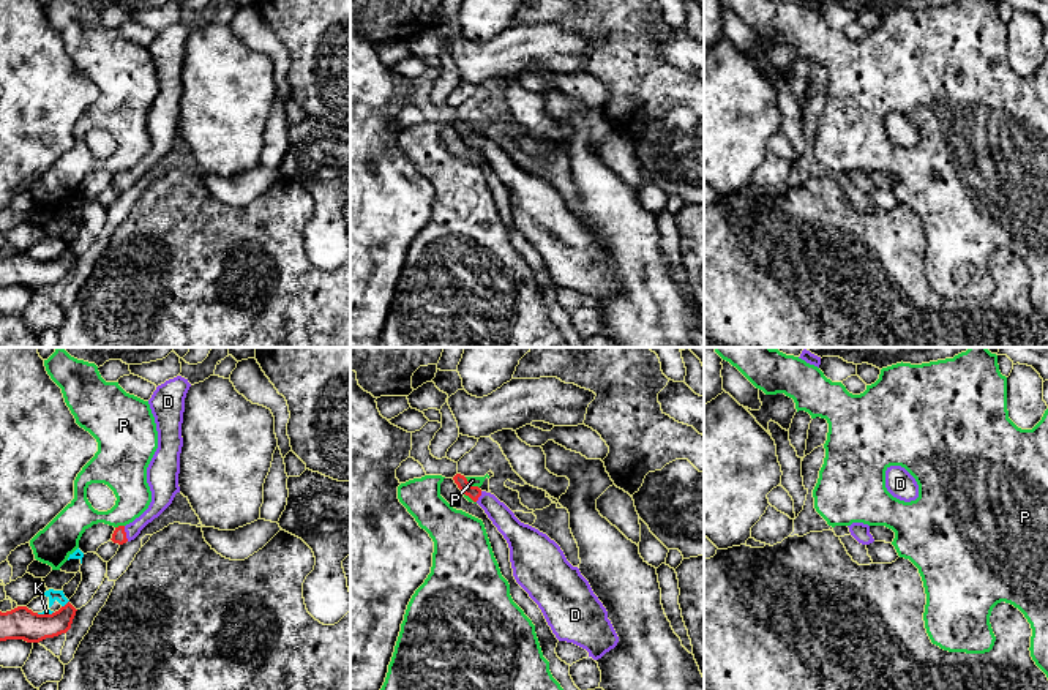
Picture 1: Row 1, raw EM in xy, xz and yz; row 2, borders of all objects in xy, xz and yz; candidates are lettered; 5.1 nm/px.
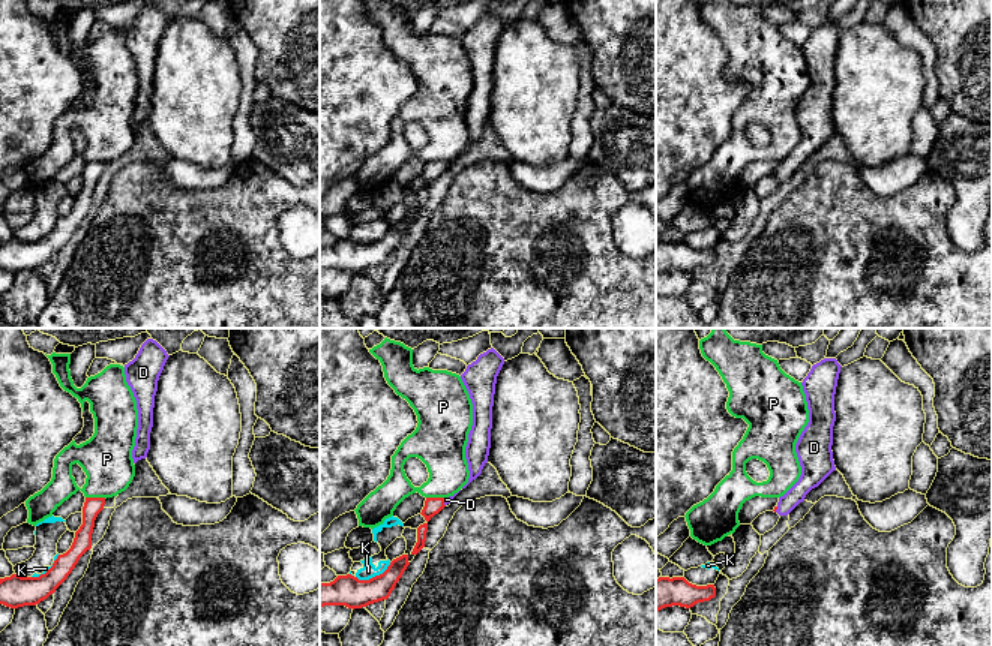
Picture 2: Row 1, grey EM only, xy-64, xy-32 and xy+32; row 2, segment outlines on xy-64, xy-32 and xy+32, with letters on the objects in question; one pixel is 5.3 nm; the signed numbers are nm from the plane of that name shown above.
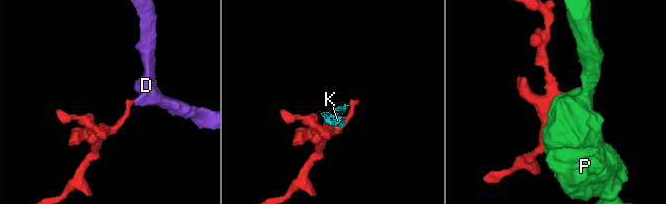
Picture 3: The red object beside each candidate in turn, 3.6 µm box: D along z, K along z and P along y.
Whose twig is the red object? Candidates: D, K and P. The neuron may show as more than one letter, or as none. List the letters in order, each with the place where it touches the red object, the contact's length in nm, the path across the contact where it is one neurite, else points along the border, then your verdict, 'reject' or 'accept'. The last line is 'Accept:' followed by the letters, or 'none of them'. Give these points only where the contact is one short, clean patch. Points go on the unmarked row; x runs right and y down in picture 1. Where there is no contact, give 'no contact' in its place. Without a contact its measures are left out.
D: meets red in xy at (125, 180); contact 80 nm long; runs through xy (119, 182), (125, 180), (160, 146); accept
K: meets red in xy at (67, 250); contact 50 nm long; border along xy (68, 247), (62, 253); reject
P: meets red in xz at (471, 131); contact 100 nm long; reject
Accept: D

